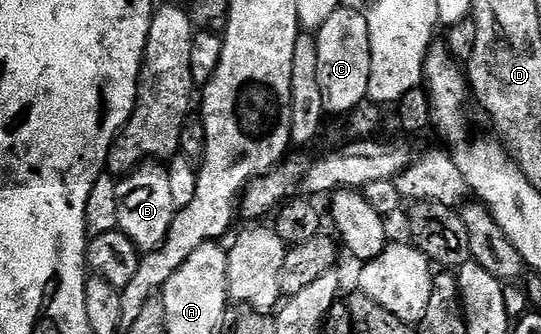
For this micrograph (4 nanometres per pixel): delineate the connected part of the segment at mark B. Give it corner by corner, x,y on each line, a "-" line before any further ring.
146,162
134,168
118,183
118,229
134,243
141,254
161,247
171,230
175,209
171,198
168,167
161,162

